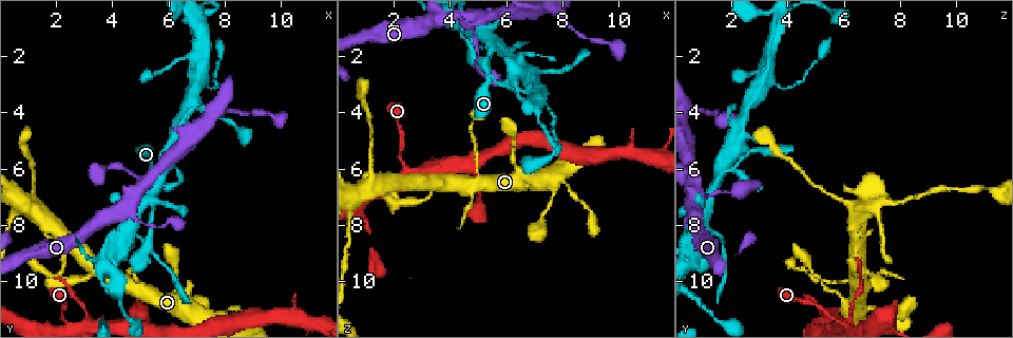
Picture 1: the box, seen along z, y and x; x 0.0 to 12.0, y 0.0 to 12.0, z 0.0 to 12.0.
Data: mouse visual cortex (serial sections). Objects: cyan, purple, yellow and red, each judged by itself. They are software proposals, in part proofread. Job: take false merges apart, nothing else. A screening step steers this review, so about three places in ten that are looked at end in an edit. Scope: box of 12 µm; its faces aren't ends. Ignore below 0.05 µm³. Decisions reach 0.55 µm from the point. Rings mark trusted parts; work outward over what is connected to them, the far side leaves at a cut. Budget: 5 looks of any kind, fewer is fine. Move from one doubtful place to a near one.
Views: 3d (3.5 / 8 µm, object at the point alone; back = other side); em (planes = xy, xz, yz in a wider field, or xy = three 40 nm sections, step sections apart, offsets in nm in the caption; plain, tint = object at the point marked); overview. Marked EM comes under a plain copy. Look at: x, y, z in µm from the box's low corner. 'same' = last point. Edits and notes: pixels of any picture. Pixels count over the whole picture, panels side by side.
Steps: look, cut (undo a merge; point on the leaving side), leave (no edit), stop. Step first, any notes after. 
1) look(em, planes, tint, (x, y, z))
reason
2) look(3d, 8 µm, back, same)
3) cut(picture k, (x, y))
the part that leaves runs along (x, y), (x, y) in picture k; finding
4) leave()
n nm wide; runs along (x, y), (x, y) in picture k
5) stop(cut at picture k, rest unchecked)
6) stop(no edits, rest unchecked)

look(3d, 8 µm, (5.6, 6.0, 1.7))
four arms meet

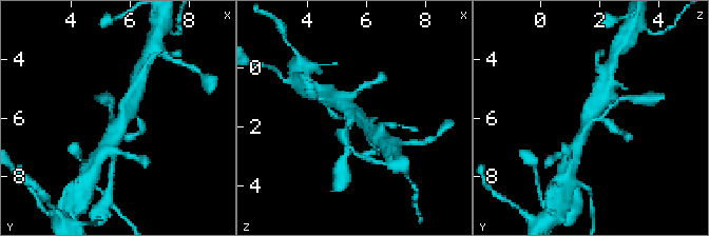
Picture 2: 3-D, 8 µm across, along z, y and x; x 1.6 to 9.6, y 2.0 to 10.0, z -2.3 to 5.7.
look(3d, 3.5 µm, (5.7, 6.0, 1.8))
closer look

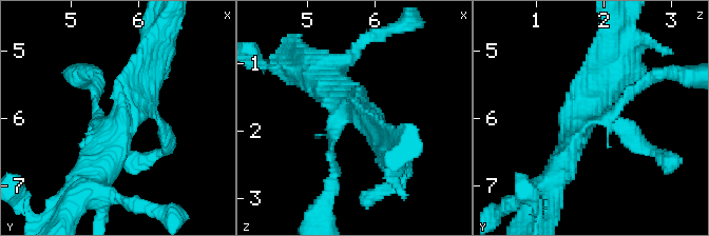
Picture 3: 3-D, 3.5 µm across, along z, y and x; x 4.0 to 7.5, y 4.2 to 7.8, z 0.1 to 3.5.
leave()
runs along (97, 90), (97, 119), (117, 119), (149, 67) in picture 3; one cell here

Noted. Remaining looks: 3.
look(3d, 3.5 µm, back, (4.7, 8.2, 1.1))
arms part here

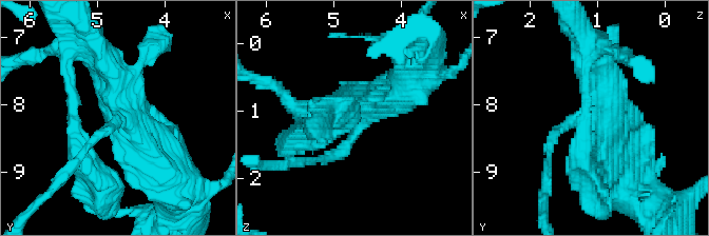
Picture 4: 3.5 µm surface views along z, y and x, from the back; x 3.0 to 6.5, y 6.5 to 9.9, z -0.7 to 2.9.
look(em, xy, step 5, tint, (4.65, 8.15, 1.05))
3 arms; arms of 150, 450, 500 nm; need the tissue

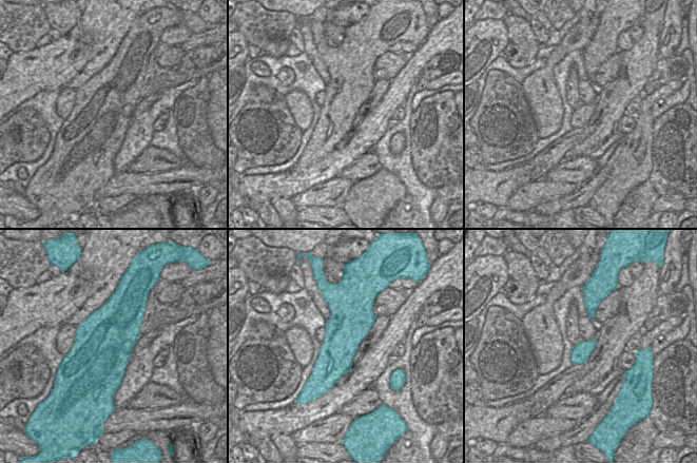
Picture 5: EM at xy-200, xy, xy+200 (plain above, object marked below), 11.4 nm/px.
leave()
runs along (87, 42), (129, 123), (155, 158) in picture 4; all the same cell

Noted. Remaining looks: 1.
stop(no edits, rest unchecked)

